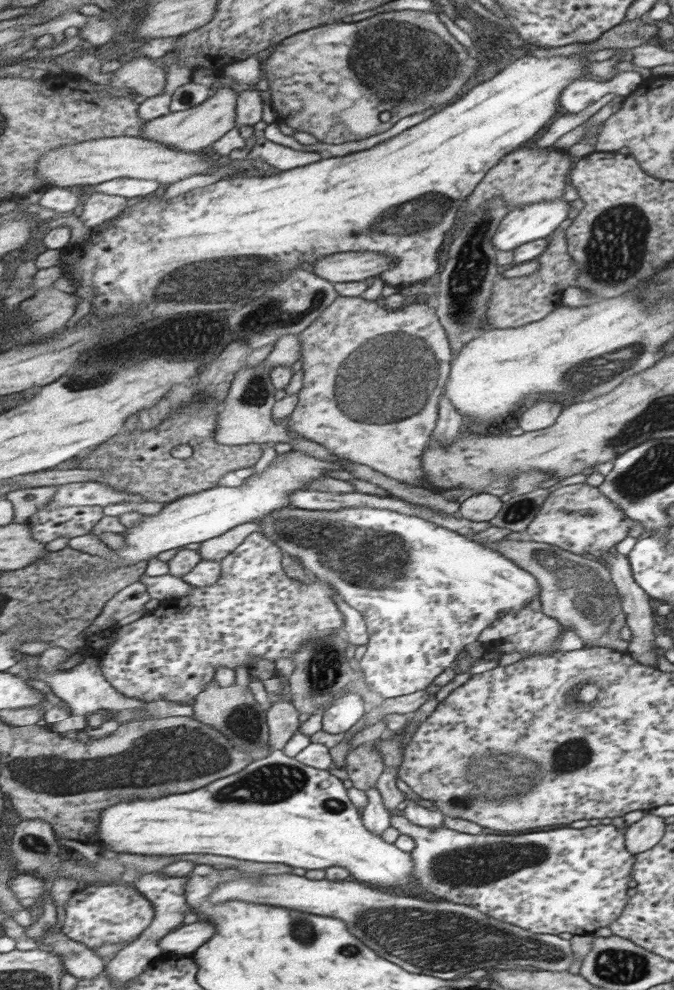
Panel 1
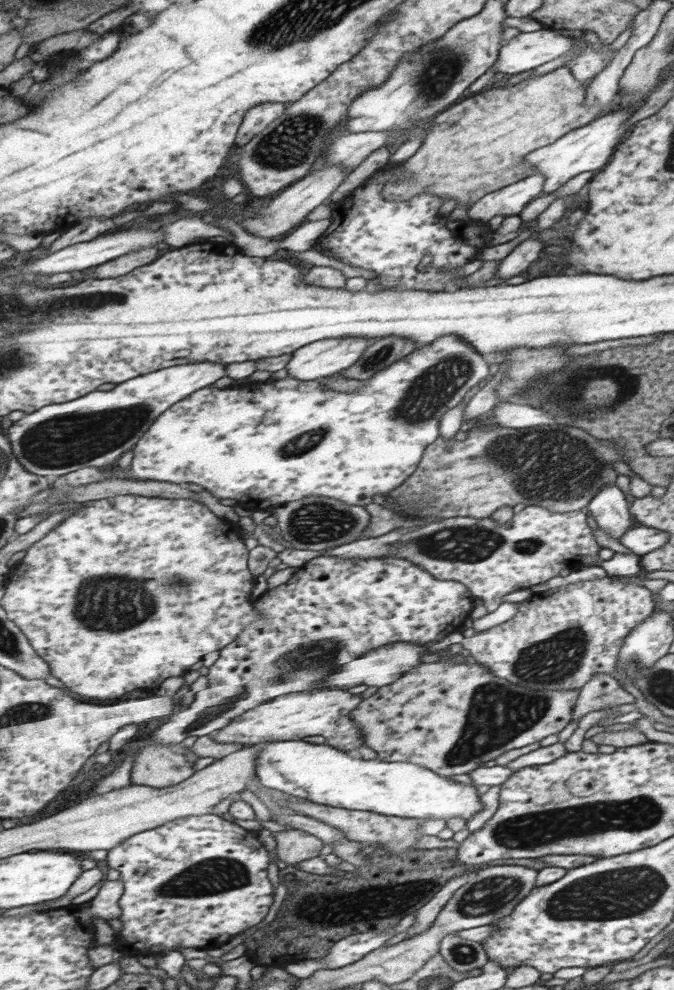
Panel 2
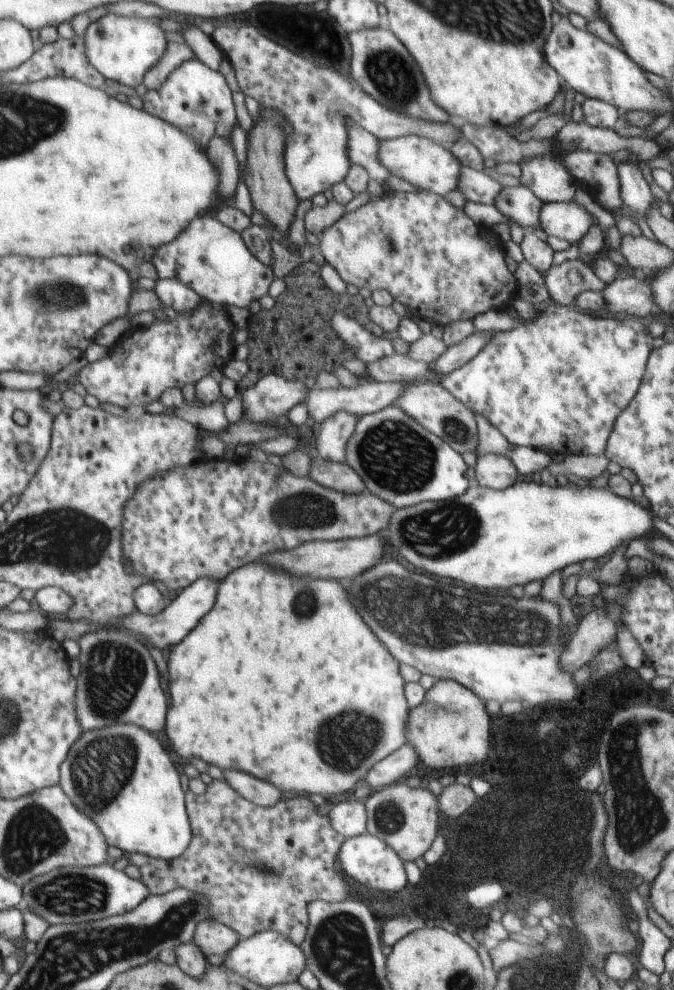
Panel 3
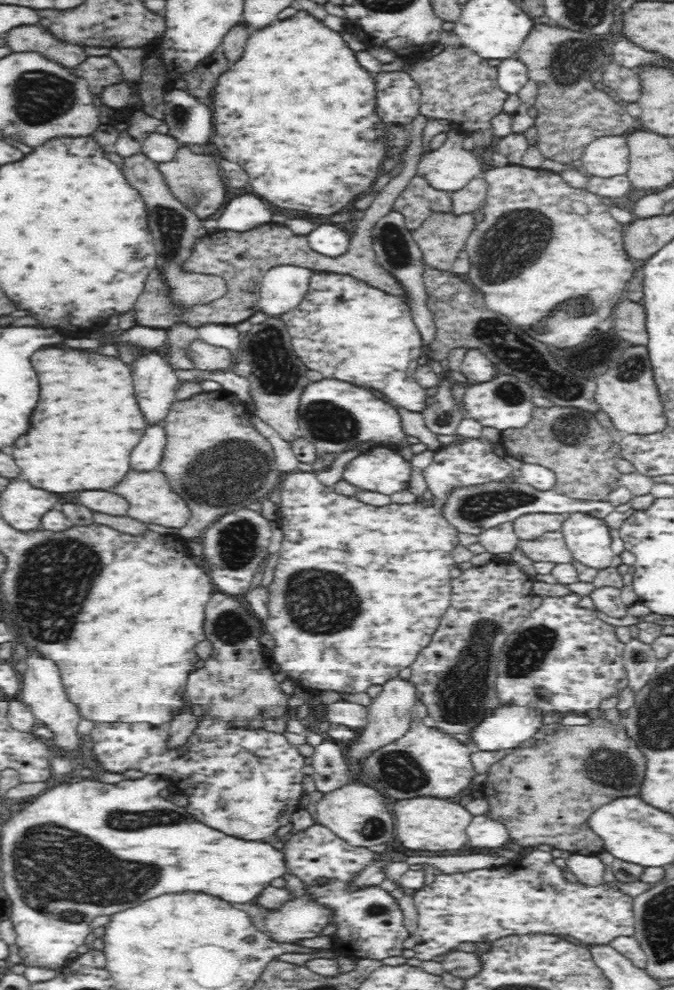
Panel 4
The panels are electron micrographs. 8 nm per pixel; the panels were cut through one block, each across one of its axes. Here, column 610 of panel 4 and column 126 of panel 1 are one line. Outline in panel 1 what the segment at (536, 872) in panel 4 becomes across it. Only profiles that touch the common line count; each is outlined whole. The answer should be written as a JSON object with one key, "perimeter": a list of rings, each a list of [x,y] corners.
{"perimeter":[[[92,885],[78,890],[65,907],[67,923],[64,930],[68,937],[86,944],[92,950],[104,944],[134,942],[155,923],[155,906],[134,885]]]}

